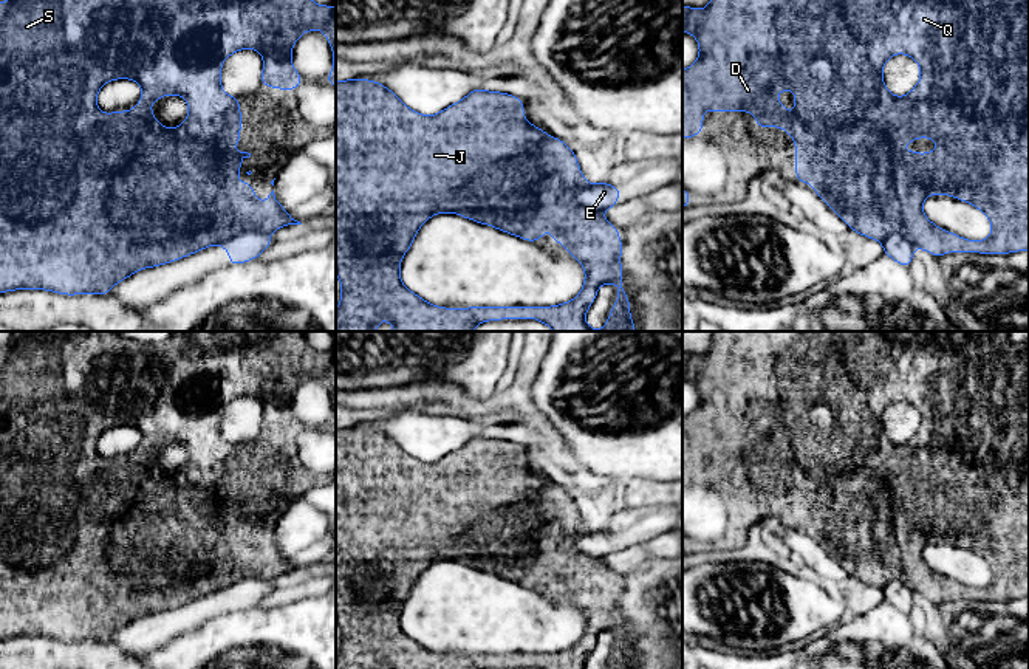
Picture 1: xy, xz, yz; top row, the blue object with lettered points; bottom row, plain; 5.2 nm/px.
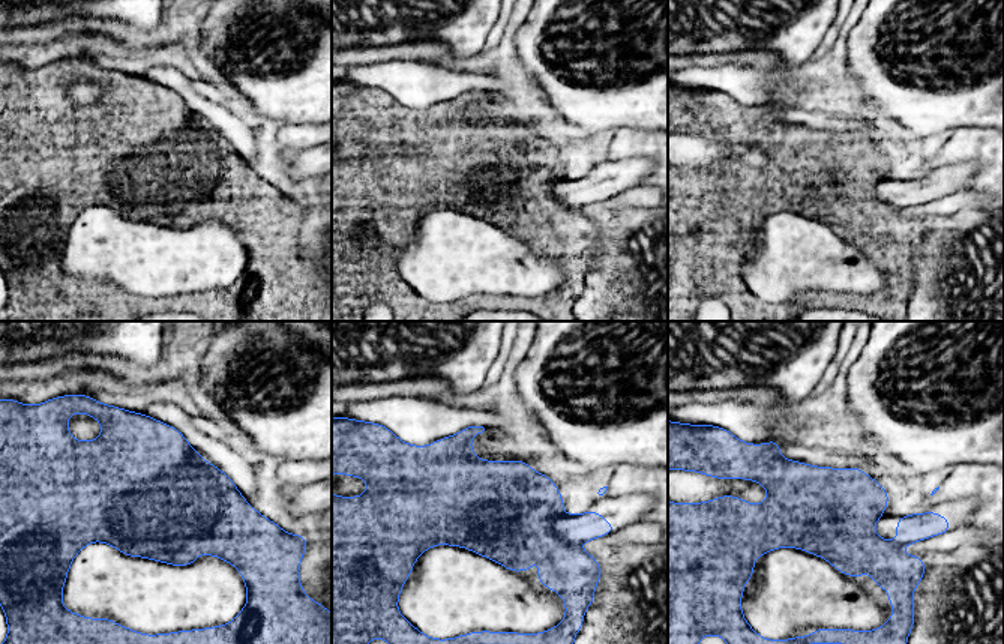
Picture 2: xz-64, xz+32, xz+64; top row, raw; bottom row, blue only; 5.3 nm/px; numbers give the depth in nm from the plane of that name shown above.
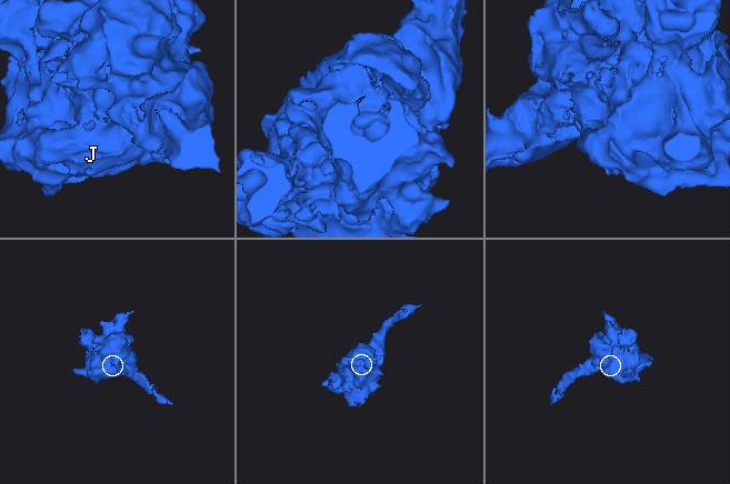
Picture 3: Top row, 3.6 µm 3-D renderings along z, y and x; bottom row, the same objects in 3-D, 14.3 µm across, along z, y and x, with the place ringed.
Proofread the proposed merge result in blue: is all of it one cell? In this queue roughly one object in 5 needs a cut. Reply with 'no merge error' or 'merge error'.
merge error

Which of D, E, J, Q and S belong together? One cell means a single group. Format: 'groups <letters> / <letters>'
groups D J Q S / E

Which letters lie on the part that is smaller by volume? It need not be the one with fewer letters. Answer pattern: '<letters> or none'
E

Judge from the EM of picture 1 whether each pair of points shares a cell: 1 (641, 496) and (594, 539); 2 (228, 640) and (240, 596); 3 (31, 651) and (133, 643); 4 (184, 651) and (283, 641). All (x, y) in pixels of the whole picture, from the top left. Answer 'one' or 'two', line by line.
1: two
2: two
3: two
4: one

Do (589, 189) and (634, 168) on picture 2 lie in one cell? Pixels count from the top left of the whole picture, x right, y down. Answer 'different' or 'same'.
same

